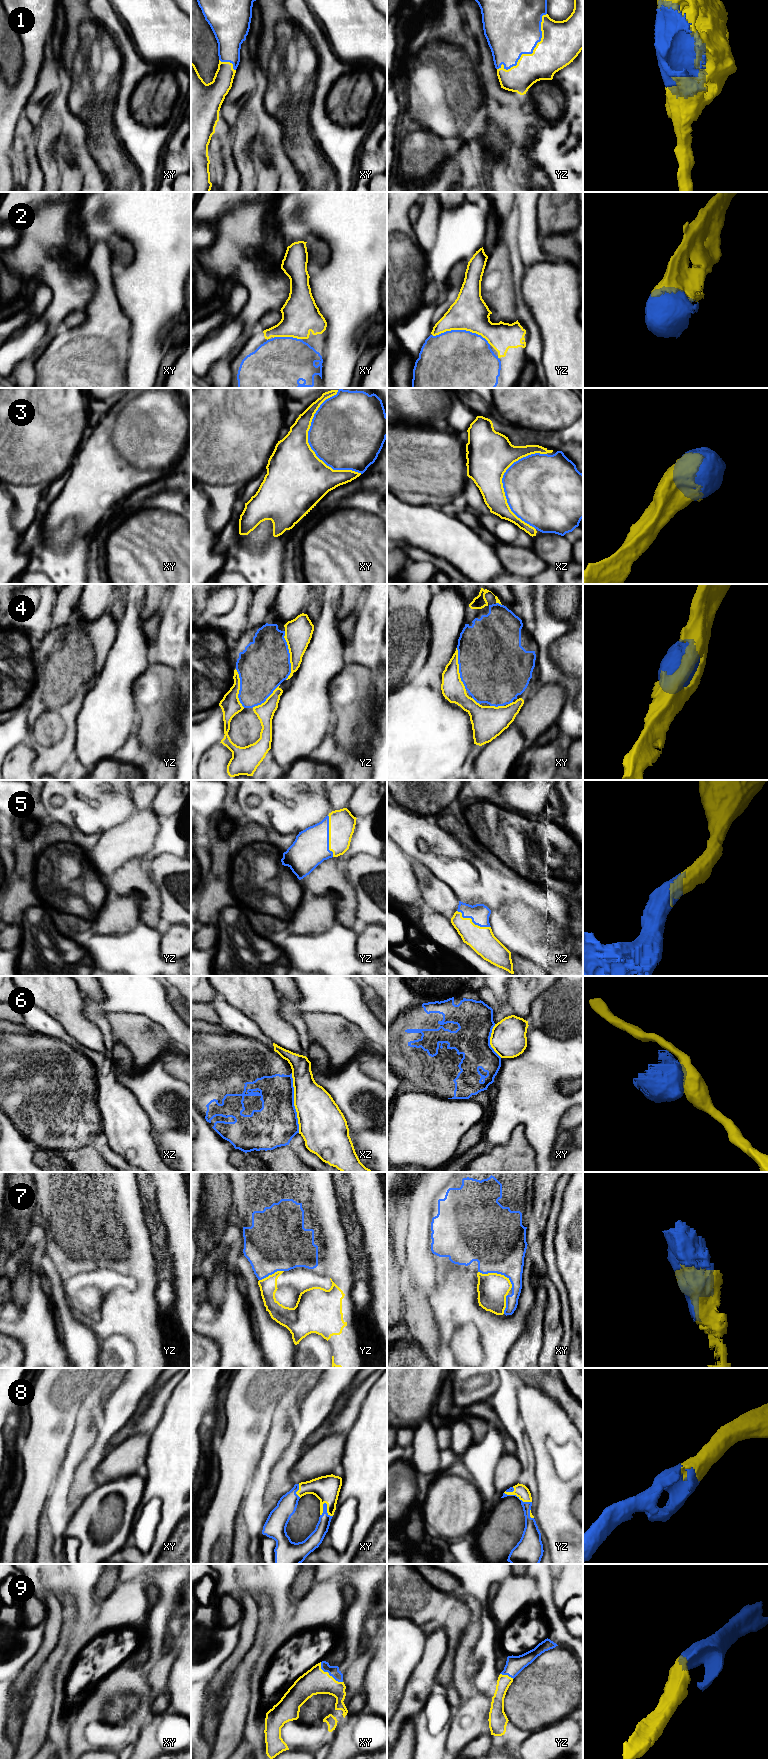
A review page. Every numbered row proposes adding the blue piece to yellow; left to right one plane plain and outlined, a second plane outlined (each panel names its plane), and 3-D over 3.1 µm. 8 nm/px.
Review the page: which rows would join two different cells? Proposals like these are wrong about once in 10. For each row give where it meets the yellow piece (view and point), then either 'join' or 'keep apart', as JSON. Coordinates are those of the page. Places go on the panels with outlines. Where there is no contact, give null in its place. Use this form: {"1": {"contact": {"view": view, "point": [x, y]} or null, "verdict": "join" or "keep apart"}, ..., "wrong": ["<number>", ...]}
{"1": {"contact": {"view": "yz", "point": [533, 52]}, "verdict": "join"}, "2": {"contact": {"view": "yz", "point": [461, 329]}, "verdict": "join"}, "3": {"contact": {"view": "xy", "point": [308, 443]}, "verdict": "join"}, "4": {"contact": {"view": "yz", "point": [290, 655]}, "verdict": "join"}, "5": {"contact": {"view": "yz", "point": [329, 836]}, "verdict": "join"}, "6": {"contact": {"view": "xz", "point": [294, 1103]}, "verdict": "keep apart"}, "7": {"contact": {"view": "xy", "point": [496, 1273]}, "verdict": "join"}, "8": {"contact": {"view": "yz", "point": [518, 1496]}, "verdict": "join"}, "9": {"contact": {"view": "xy", "point": [328, 1674]}, "verdict": "join"}, "wrong": ["6"]}

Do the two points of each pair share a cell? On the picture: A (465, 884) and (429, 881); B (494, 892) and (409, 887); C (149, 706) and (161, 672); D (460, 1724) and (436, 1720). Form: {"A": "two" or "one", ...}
{"A": "two", "B": "two", "C": "one", "D": "two"}

